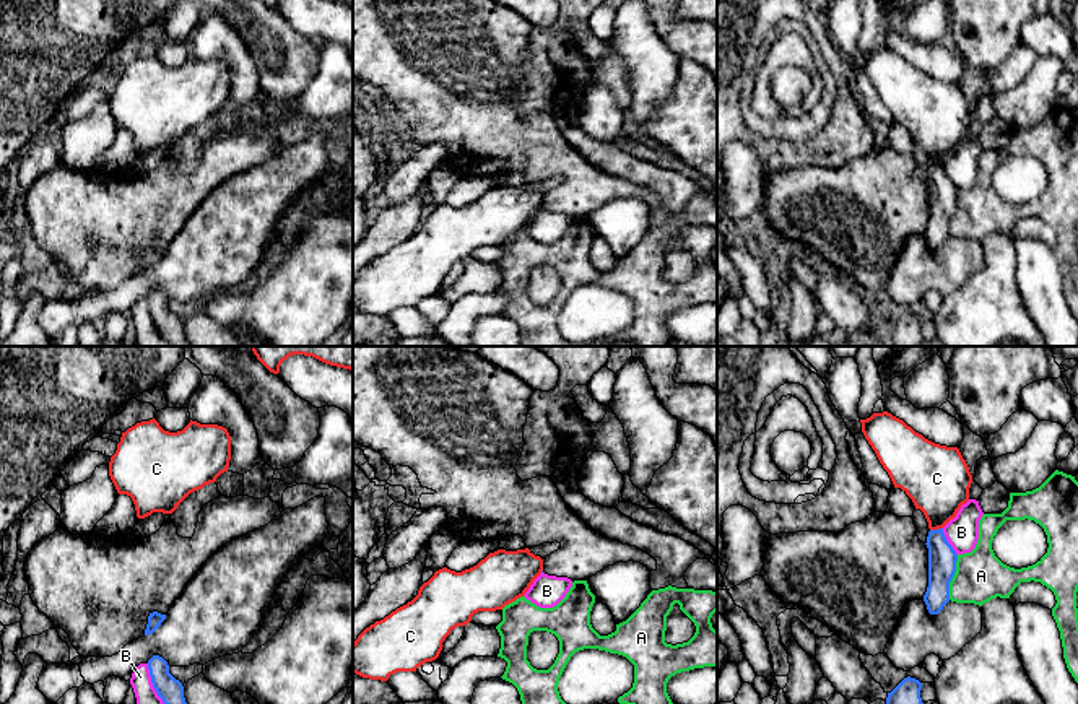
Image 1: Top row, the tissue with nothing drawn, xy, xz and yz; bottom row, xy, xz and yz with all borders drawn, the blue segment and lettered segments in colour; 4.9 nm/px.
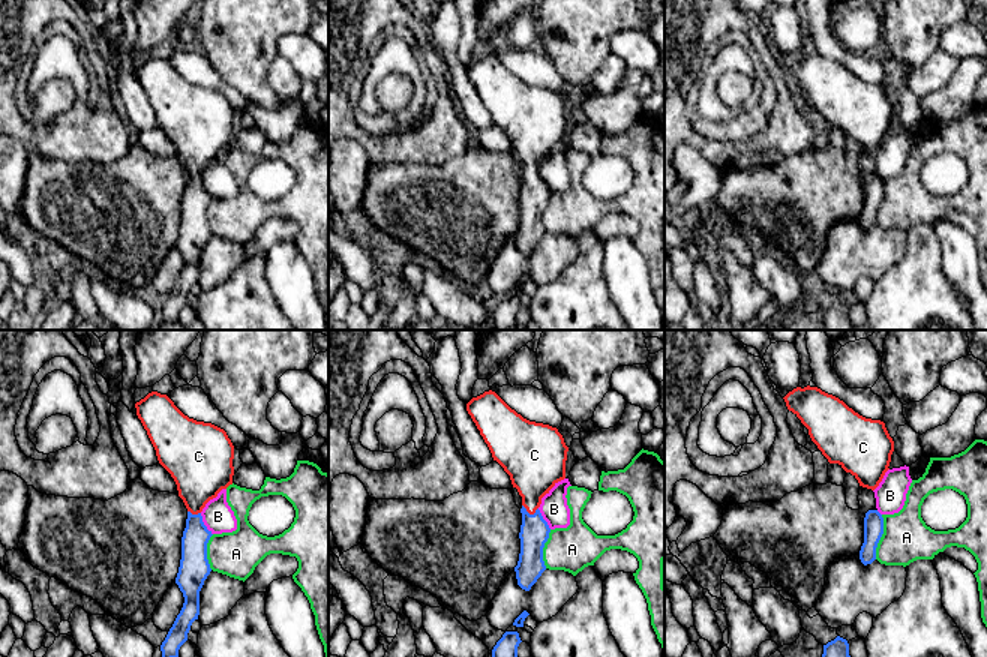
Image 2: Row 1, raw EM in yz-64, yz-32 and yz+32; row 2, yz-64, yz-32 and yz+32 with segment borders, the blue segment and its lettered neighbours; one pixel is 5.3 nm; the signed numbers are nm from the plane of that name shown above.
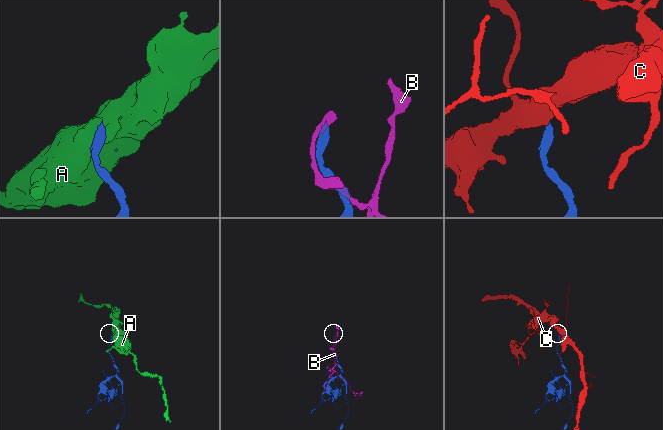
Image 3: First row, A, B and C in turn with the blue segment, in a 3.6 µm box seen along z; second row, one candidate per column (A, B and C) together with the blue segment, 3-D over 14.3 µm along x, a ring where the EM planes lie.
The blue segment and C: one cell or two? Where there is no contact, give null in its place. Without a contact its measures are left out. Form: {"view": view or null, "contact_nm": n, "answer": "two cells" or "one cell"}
{"view": "yz", "contact_nm": 70, "answer": "one cell"}

